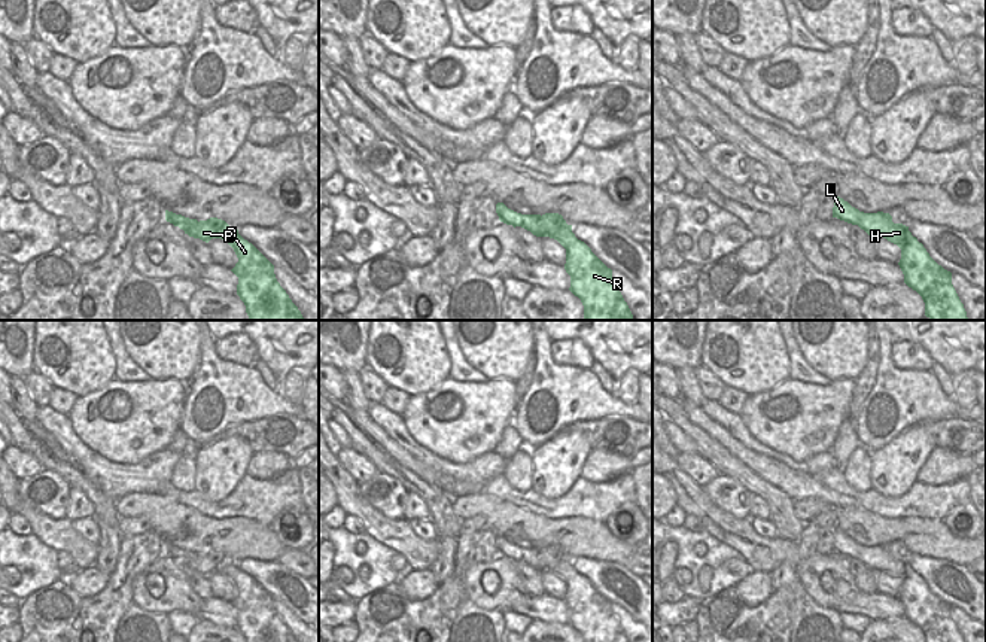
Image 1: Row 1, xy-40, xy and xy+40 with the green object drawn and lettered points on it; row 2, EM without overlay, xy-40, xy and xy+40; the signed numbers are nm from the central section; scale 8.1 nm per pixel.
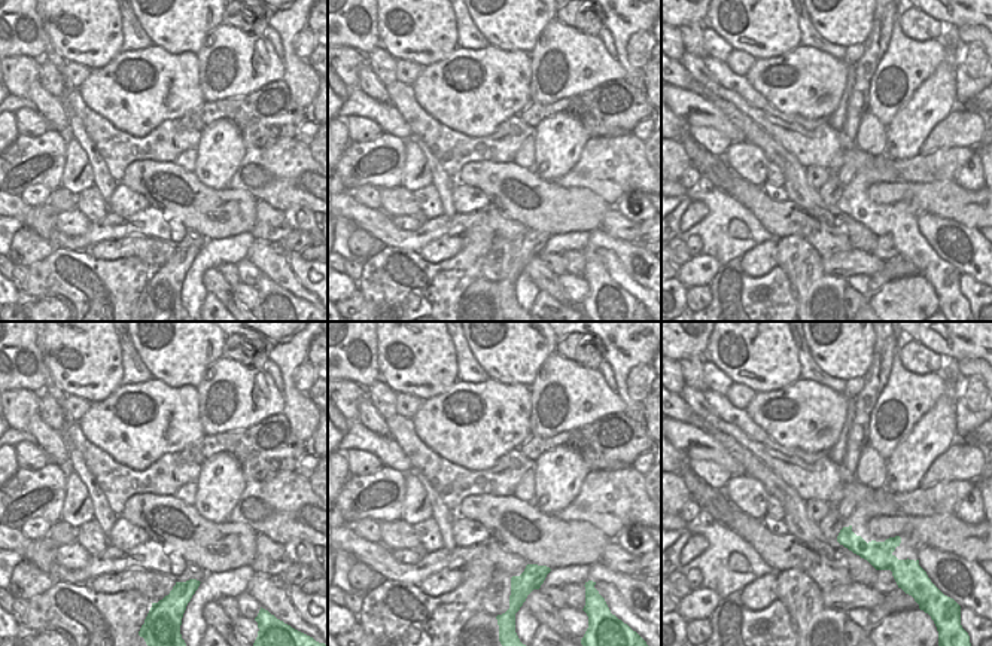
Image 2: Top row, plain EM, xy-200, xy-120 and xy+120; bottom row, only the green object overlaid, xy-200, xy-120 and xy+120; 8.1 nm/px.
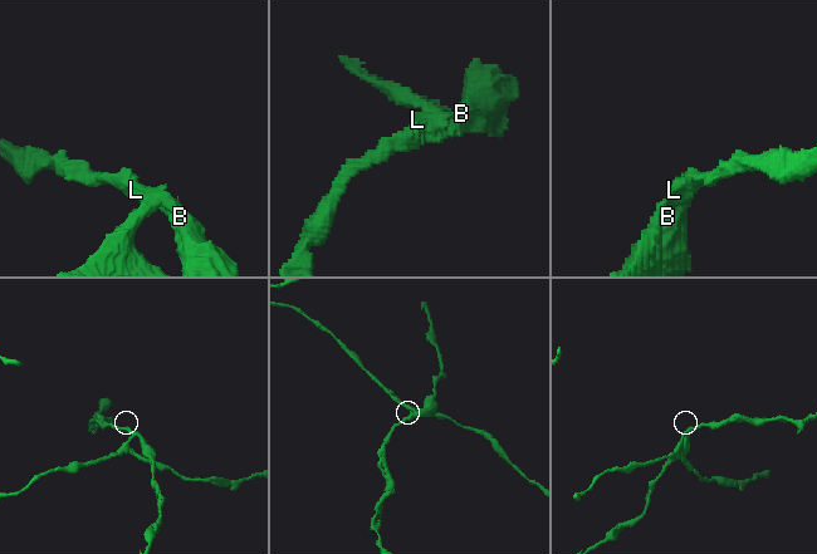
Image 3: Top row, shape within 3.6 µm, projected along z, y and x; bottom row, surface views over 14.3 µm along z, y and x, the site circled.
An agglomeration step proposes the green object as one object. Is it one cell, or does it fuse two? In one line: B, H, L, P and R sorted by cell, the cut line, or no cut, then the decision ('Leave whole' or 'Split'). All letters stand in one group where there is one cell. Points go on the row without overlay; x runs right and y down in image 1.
Groups: B H L R / P. Split along xy (538, 554), (548, 566), (554, 566), (566, 557). Split.

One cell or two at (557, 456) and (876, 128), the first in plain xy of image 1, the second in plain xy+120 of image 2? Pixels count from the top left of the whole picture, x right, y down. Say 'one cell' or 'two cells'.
two cells

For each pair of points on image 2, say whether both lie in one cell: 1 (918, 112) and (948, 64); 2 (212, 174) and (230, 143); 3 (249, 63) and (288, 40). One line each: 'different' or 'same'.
1: same
2: same
3: different

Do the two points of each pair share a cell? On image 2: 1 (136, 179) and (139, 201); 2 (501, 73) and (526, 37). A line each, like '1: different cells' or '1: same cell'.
1: different cells
2: different cells

